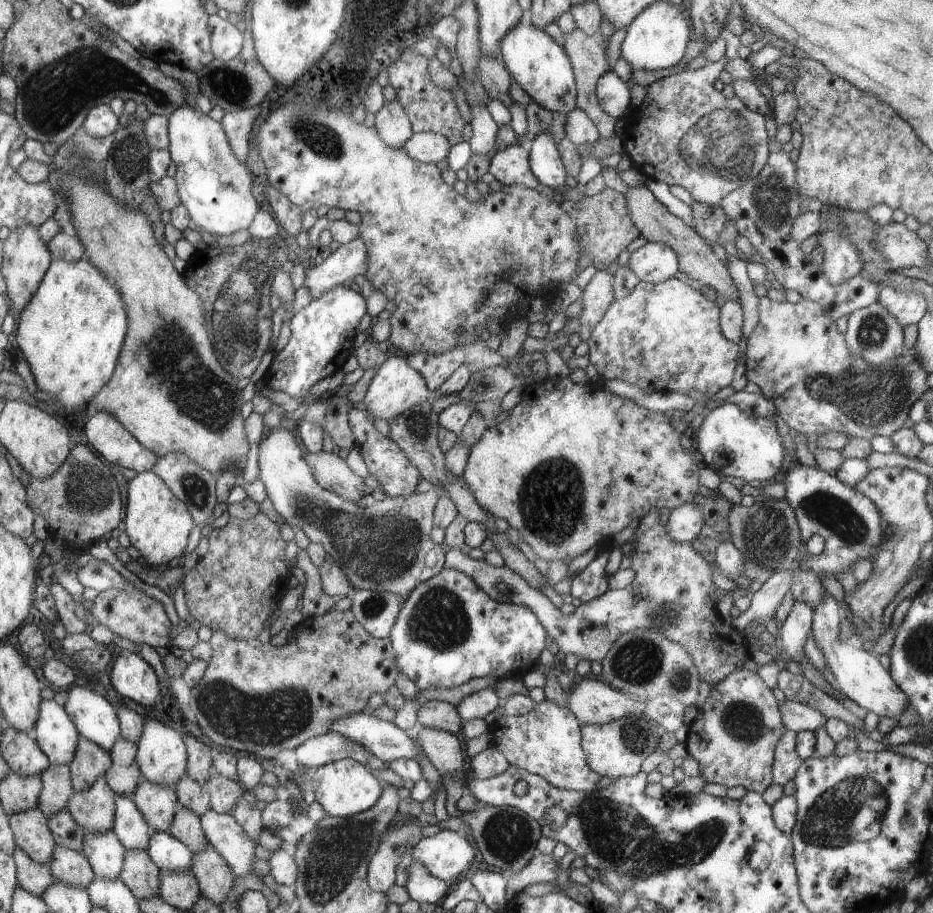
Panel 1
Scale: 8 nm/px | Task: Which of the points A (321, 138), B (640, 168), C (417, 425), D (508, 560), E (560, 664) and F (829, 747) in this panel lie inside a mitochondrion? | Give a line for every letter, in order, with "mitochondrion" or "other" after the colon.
A: mitochondrion
B: other
C: mitochondrion
D: other
E: other
F: other

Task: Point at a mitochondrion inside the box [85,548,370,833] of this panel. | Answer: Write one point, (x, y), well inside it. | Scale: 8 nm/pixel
(275, 717)

